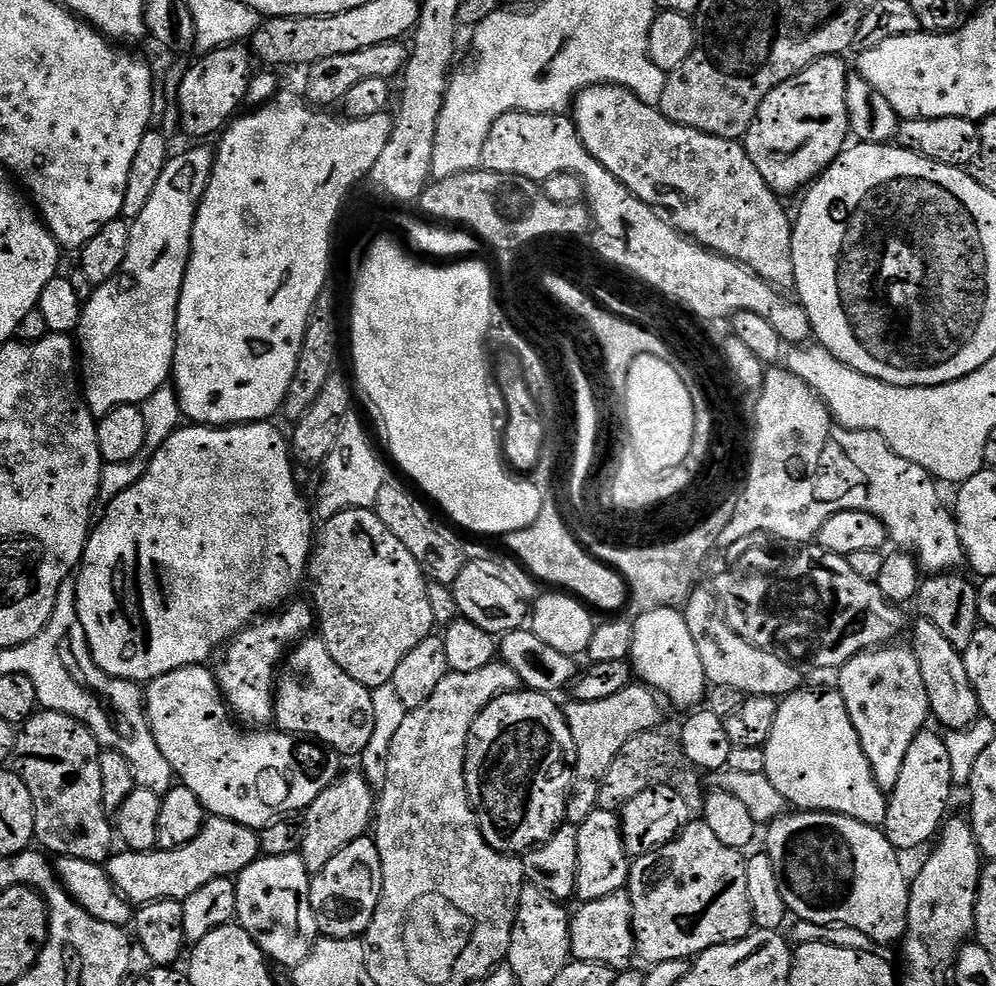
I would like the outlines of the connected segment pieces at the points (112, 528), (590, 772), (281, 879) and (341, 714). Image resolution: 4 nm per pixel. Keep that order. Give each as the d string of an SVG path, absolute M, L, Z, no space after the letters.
M257 422L234 424L226 428L207 426L177 428L174 435L166 438L163 446L154 453L140 480L110 501L108 507L103 509L104 517L101 520L99 517L95 521L94 527L88 533L88 545L84 547L84 557L80 559L80 567L74 576L76 617L94 662L107 676L151 682L162 674L170 674L179 668L207 665L208 659L216 651L217 655L241 629L283 605L289 599L287 596L299 586L300 579L302 581L305 579L314 547L314 528L312 532L314 512L309 501L308 504L304 501L304 496L296 485L296 472L292 469L294 457L289 437L285 434L283 436L274 425L272 422Z
M633 682L626 685L611 698L601 698L599 702L582 702L573 699L572 704L563 705L564 717L570 726L570 734L574 734L574 783L572 794L568 798L567 823L579 825L594 814L598 802L598 790L606 770L610 770L610 762L618 758L618 750L643 732L650 732L661 727L660 704L662 700L646 684Z
M299 854L261 855L235 877L236 915L241 928L254 938L273 965L285 964L293 970L310 954L318 939L314 910L310 906L312 876Z
M305 638L282 661L276 682L274 724L281 732L311 738L341 757L359 757L374 734L374 702L366 686L354 682L330 658L323 638Z

